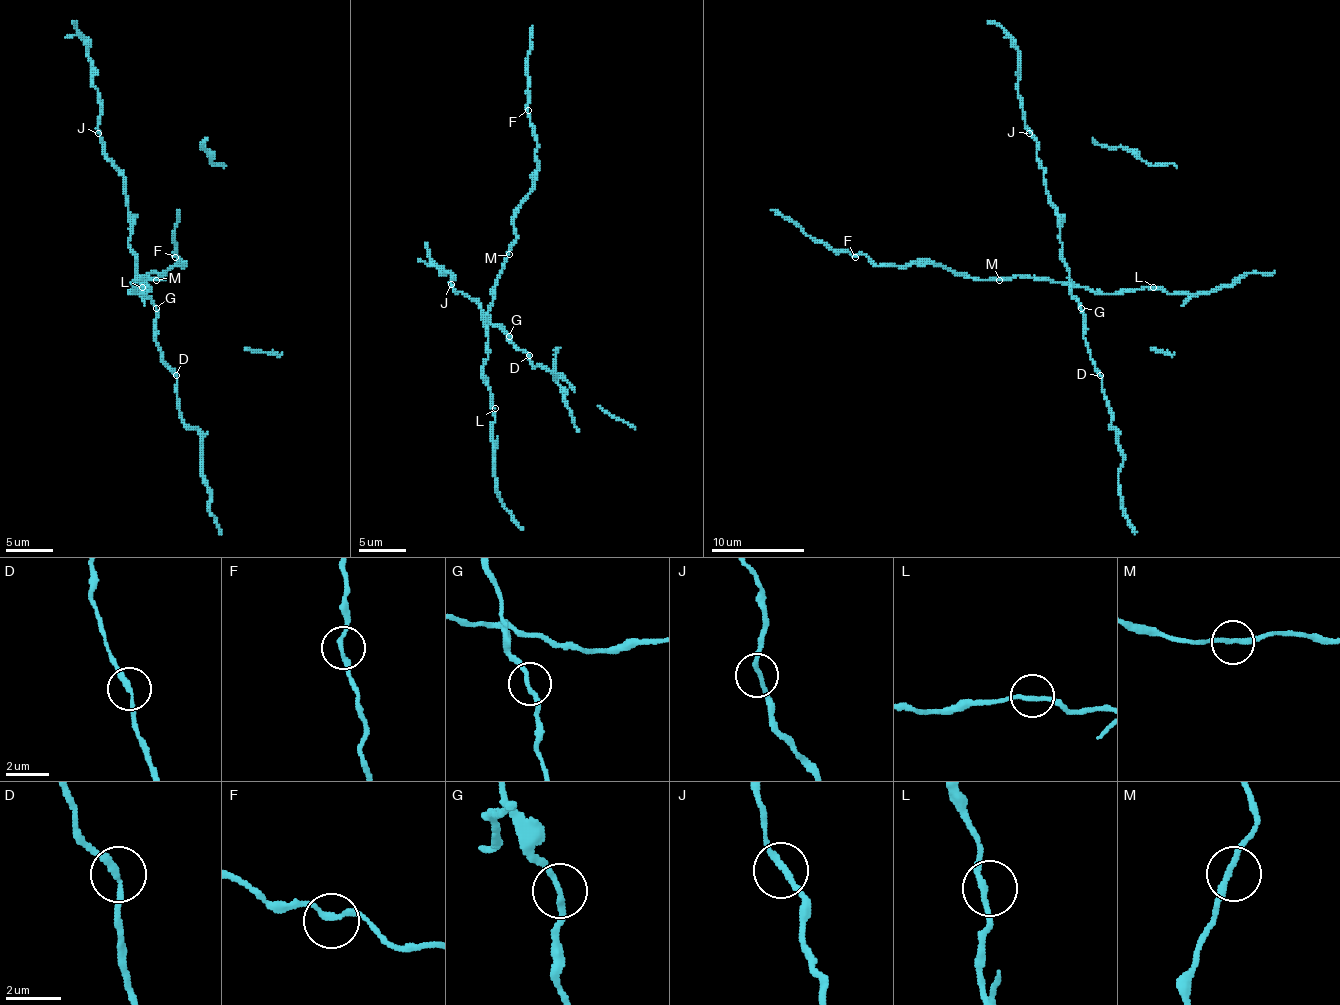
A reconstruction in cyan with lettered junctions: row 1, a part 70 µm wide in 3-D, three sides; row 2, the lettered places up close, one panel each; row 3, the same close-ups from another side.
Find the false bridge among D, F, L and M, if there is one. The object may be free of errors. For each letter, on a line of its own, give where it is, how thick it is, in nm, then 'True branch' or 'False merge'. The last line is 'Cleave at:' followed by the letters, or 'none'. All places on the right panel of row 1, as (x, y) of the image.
D: Place: (1100, 375). Thickness 200 nm. False merge
F: Place: (855, 257). Thickness 200 nm. True branch
L: Place: (1153, 287). Thickness 200 nm. True branch
M: Place: (999, 280). Thickness 200 nm. True branch
Cleave at: D

